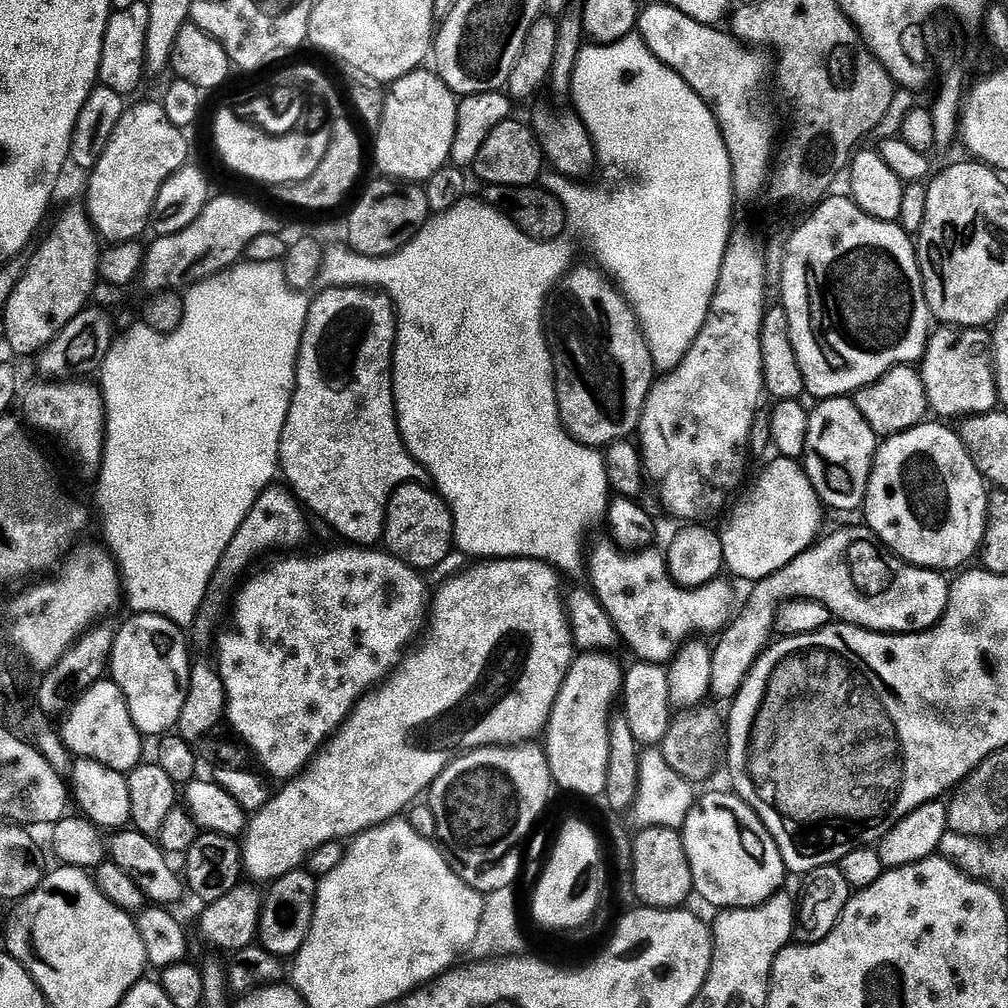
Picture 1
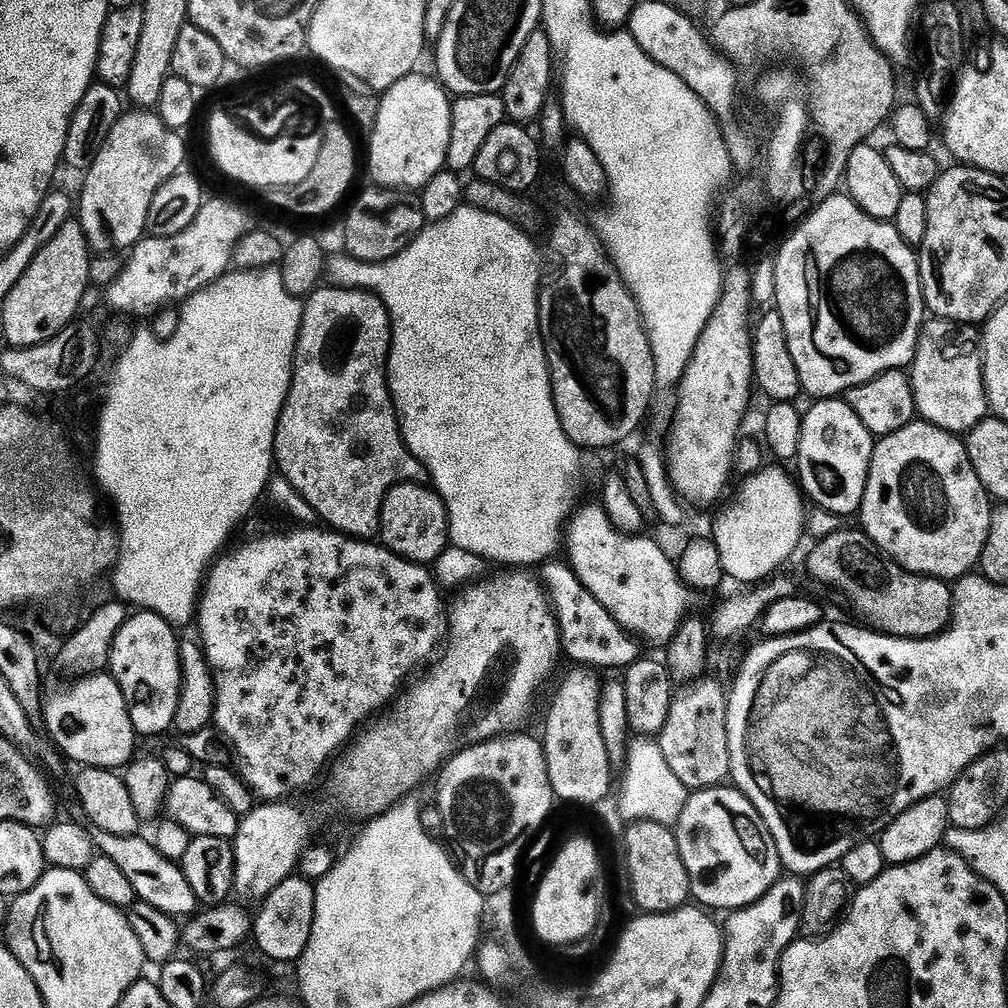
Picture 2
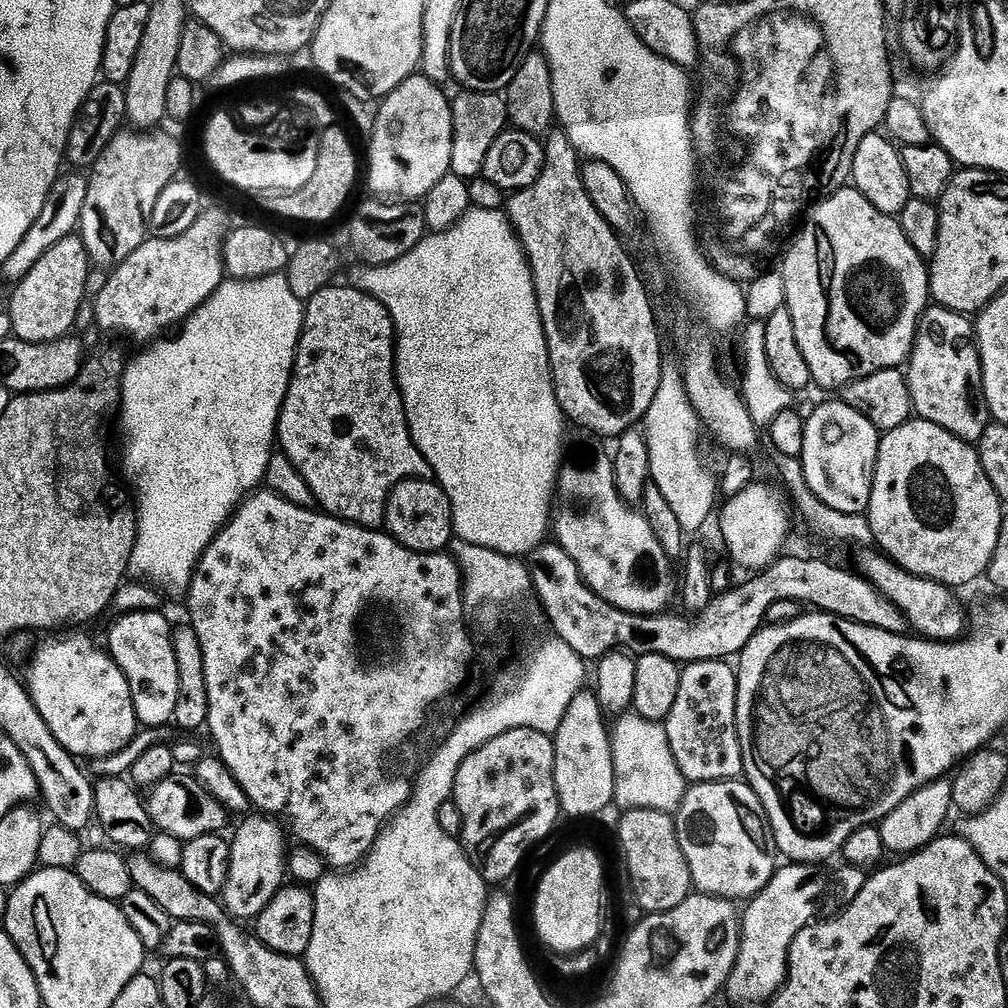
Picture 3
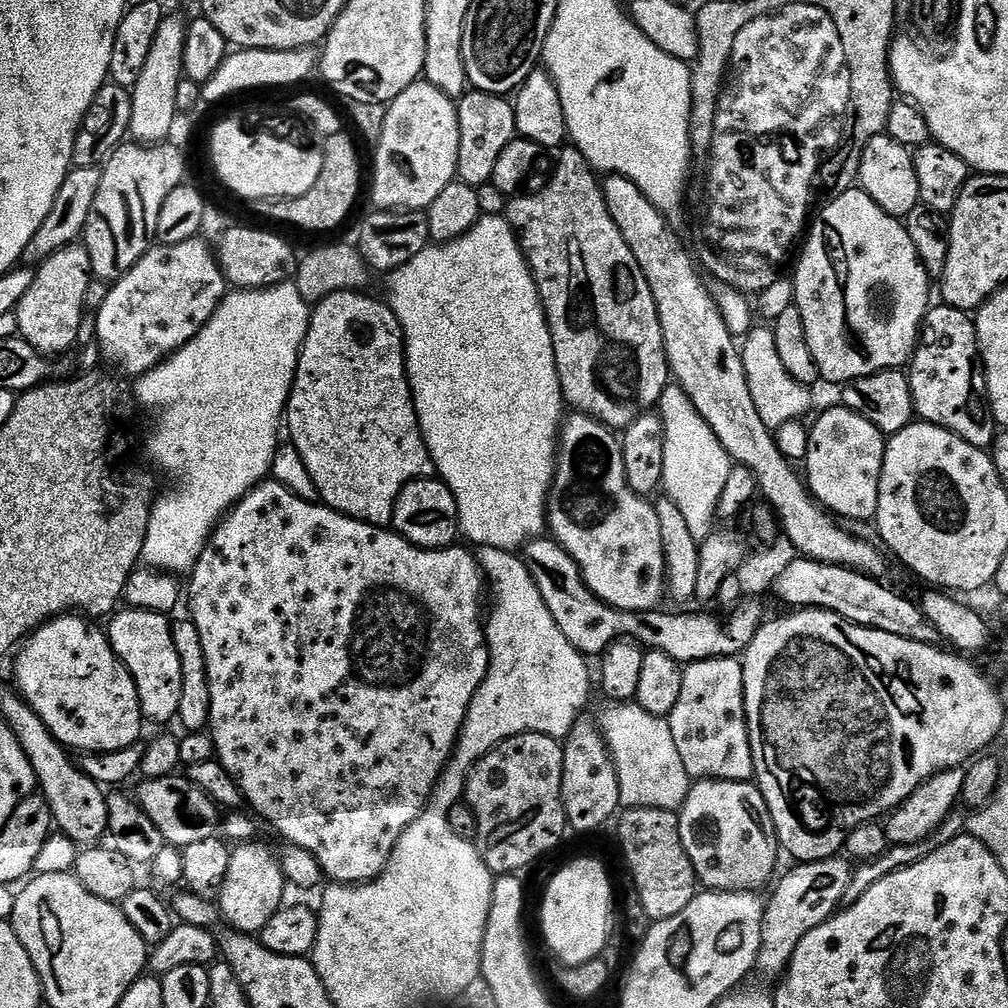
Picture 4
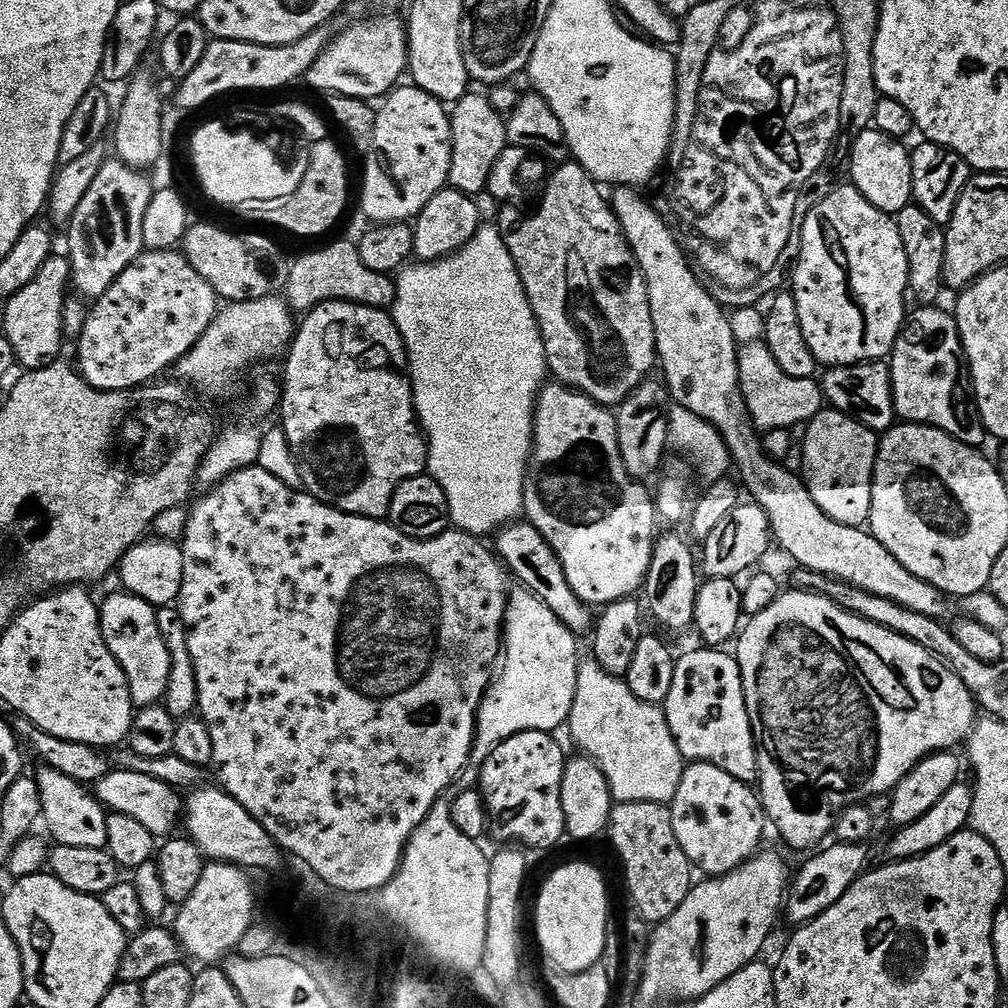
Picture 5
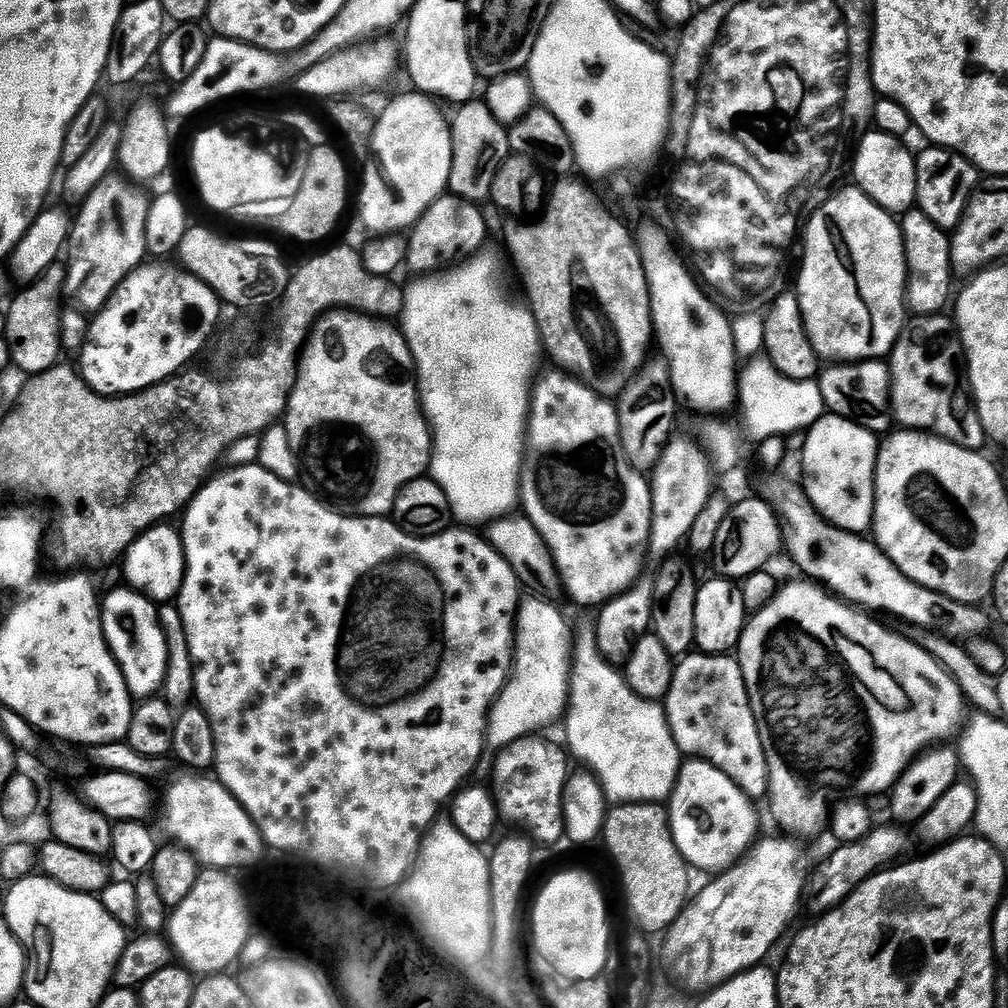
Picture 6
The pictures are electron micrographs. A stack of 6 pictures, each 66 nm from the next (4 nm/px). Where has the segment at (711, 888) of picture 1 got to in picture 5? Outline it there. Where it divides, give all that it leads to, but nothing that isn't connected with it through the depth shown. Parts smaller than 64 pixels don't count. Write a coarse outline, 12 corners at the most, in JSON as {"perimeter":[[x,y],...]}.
{"perimeter":[[692,762],[670,801],[674,834],[709,877],[761,847],[761,797]]}

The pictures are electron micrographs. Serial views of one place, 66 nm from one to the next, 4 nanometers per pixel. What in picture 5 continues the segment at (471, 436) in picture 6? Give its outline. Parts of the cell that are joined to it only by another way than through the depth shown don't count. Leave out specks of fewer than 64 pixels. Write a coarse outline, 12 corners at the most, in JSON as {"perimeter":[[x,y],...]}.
{"perimeter":[[505,233],[395,277],[452,524],[524,511],[544,335]]}

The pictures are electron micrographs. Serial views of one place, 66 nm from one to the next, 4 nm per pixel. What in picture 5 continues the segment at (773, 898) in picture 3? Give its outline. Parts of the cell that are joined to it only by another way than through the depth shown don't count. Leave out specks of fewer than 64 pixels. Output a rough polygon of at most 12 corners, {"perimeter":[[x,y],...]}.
{"perimeter":[[829,843],[795,873],[786,916],[803,926],[869,867],[863,843]]}

